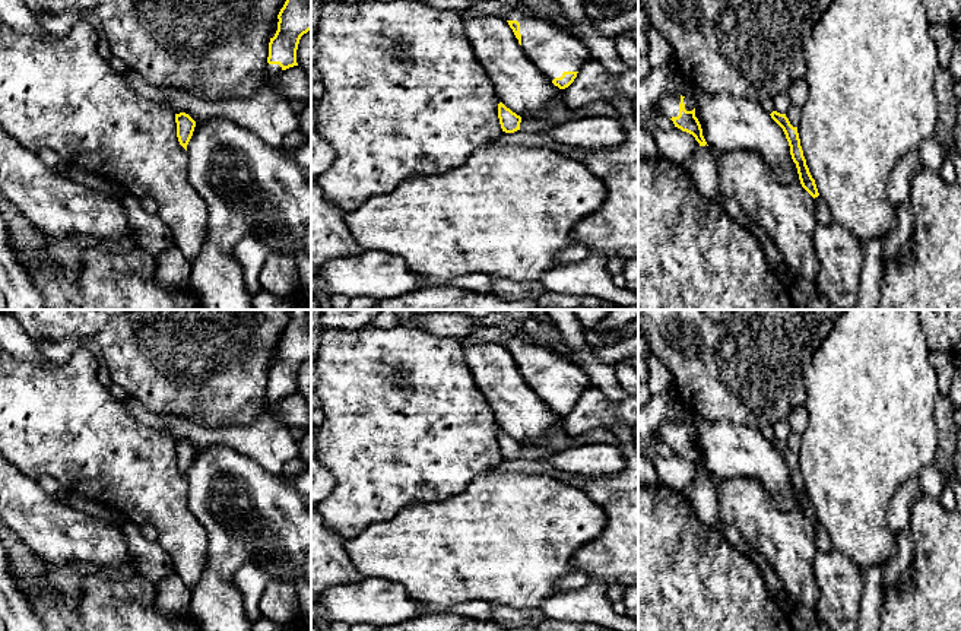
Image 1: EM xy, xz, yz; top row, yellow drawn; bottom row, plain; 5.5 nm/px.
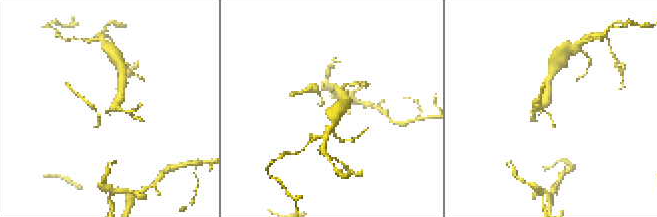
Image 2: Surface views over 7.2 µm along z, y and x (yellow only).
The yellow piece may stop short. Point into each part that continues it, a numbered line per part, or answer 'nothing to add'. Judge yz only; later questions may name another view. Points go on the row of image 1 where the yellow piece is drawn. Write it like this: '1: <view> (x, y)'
1: yz (668, 105)

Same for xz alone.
1: xz (552, 50)

